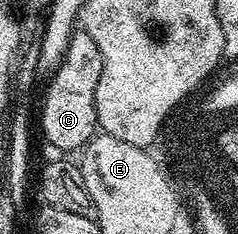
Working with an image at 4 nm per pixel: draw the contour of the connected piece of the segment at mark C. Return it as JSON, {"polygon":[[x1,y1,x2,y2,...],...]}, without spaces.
{"polygon":[[76,31,68,43,68,51,60,67,49,78,46,102,42,105,42,133,58,149,81,150,95,136,98,116,94,100,96,83,100,83,102,56,100,47,92,43,92,35]]}

